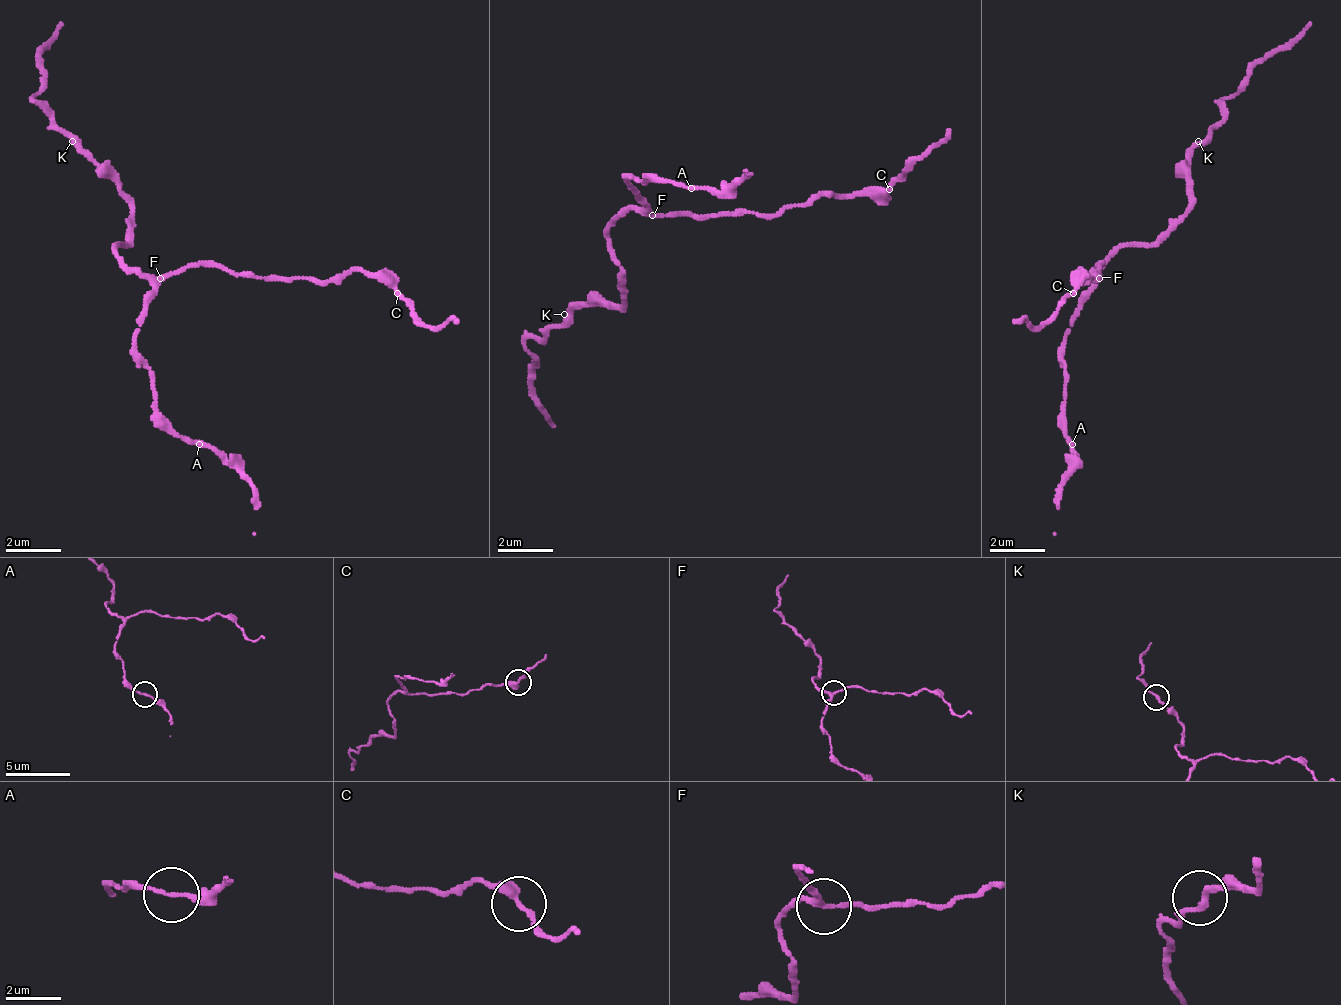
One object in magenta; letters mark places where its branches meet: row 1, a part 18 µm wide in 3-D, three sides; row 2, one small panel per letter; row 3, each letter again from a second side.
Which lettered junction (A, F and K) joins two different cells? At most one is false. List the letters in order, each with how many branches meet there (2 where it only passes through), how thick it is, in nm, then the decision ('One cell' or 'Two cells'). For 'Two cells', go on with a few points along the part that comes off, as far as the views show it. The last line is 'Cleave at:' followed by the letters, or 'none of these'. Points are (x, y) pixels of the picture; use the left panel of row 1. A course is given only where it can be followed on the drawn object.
A: Branches: 2. Thickness 150 nm. One cell
F: Branches: 3. Thickness 190 nm. Two cells. Course of the part to remove: (162, 279), (224, 265), (287, 279), (328, 279), (377, 272), (432, 328), (460, 321)
K: Branches: 2. Thickness 200 nm. One cell
Cleave at: F

